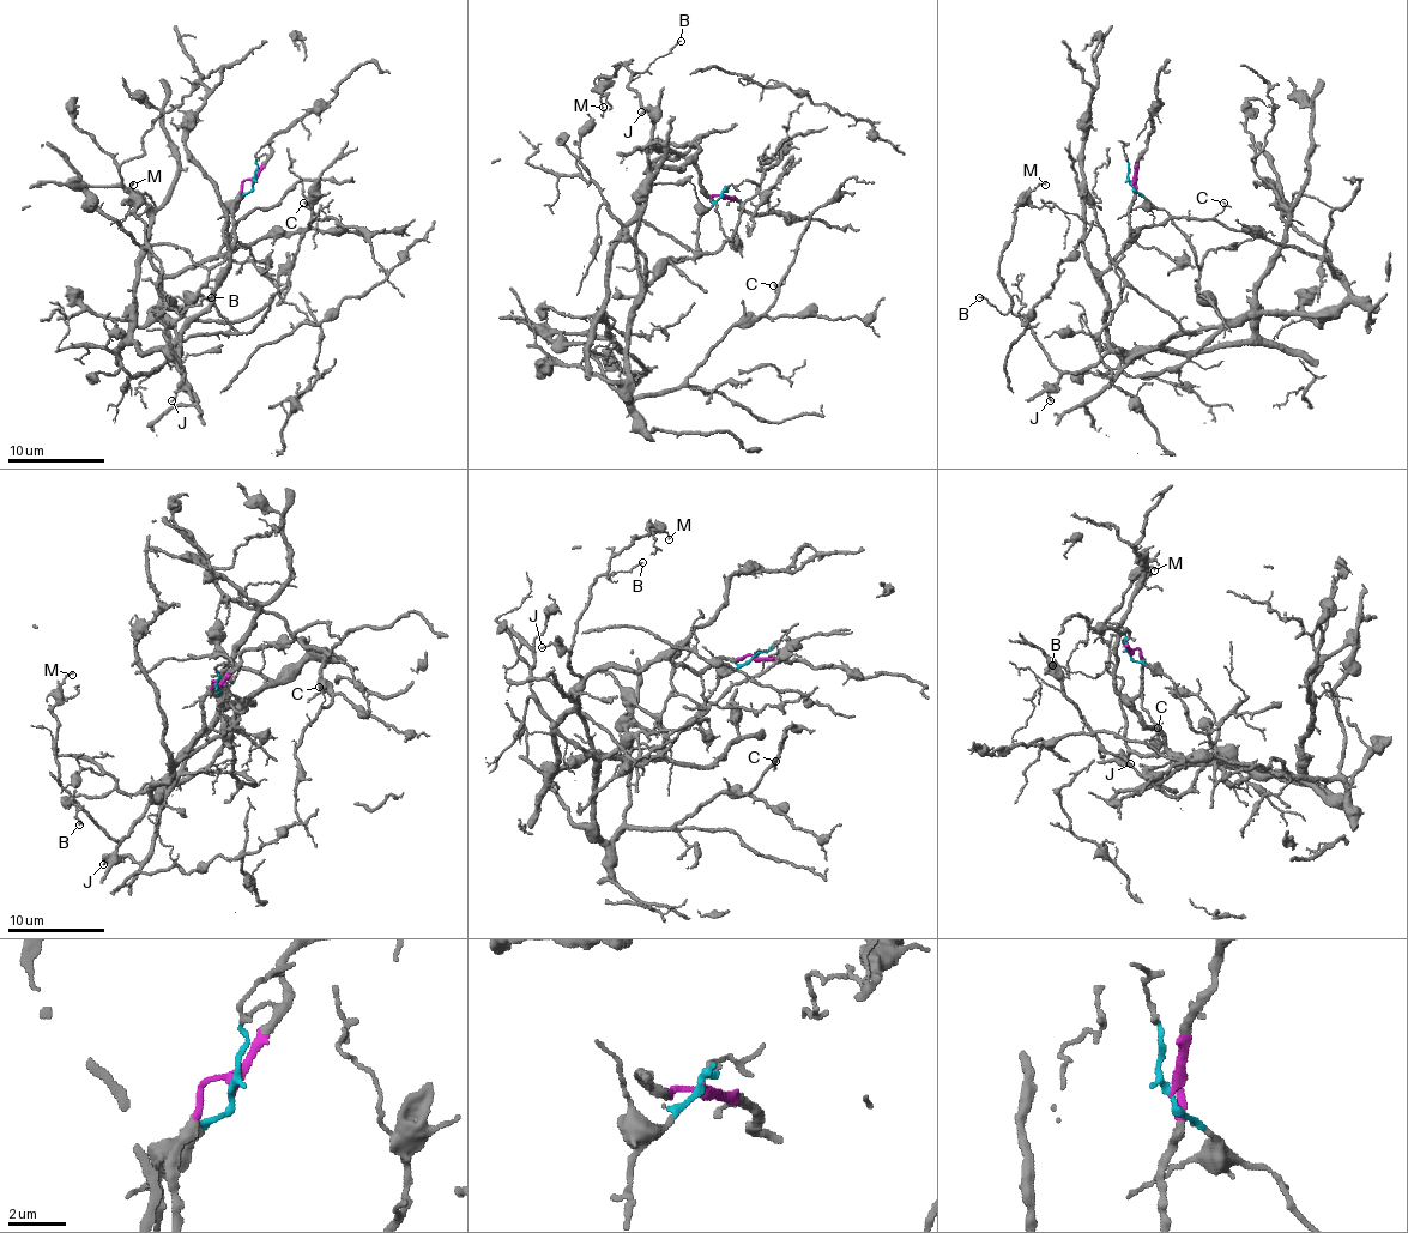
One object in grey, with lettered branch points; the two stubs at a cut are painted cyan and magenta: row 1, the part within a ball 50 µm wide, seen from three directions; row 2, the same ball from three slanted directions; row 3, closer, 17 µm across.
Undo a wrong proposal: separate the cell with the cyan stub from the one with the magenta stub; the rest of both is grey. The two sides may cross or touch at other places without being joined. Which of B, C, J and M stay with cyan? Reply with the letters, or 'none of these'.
C

